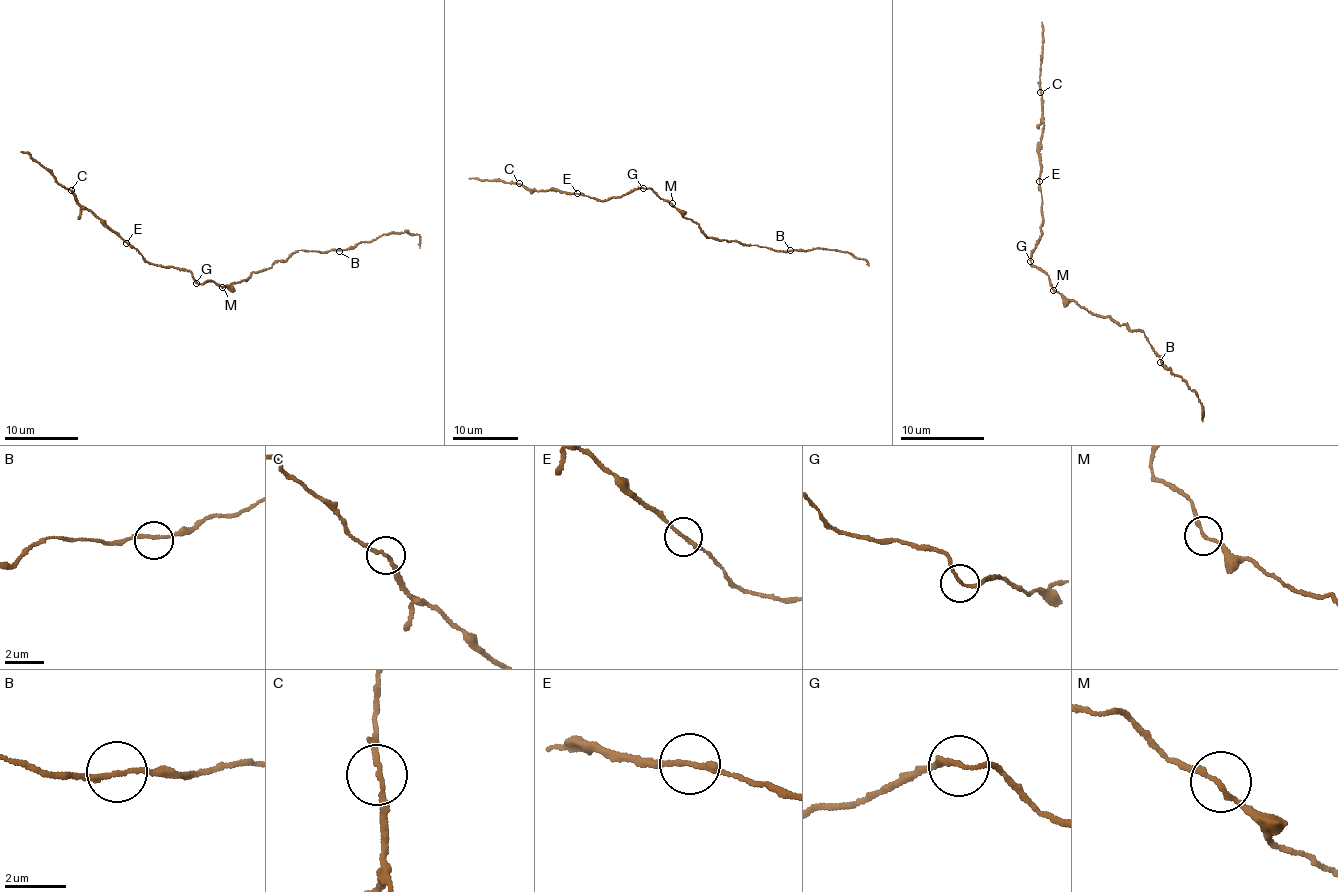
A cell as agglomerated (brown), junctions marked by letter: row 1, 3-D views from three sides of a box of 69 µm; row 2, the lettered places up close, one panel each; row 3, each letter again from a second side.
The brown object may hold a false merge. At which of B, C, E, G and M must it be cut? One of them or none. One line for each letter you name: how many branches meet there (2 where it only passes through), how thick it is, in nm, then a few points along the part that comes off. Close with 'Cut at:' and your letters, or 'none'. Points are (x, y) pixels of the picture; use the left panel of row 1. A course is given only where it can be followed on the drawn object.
Cut at: none

